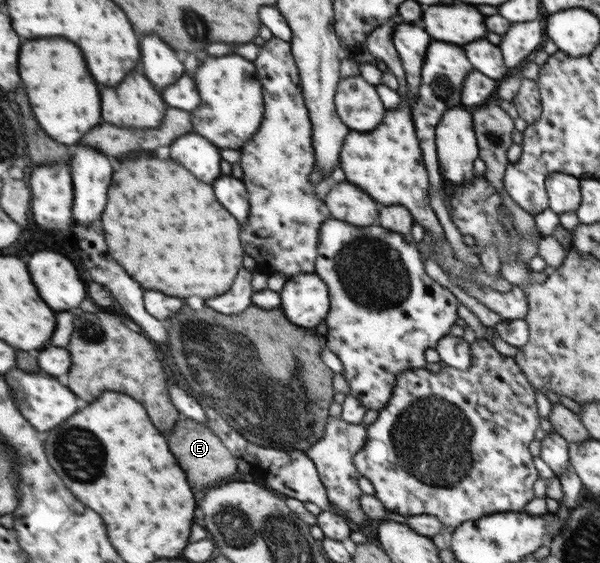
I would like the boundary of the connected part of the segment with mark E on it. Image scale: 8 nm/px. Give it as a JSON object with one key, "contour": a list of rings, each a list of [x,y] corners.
{"contour":[[[183,417],[177,423],[177,431],[173,431],[169,437],[169,447],[173,455],[177,457],[179,465],[183,467],[183,471],[187,473],[187,479],[193,479],[193,485],[197,489],[211,487],[211,483],[219,483],[223,481],[223,477],[231,477],[237,473],[236,456],[229,451],[228,447],[225,447],[216,432],[206,424]]]}

